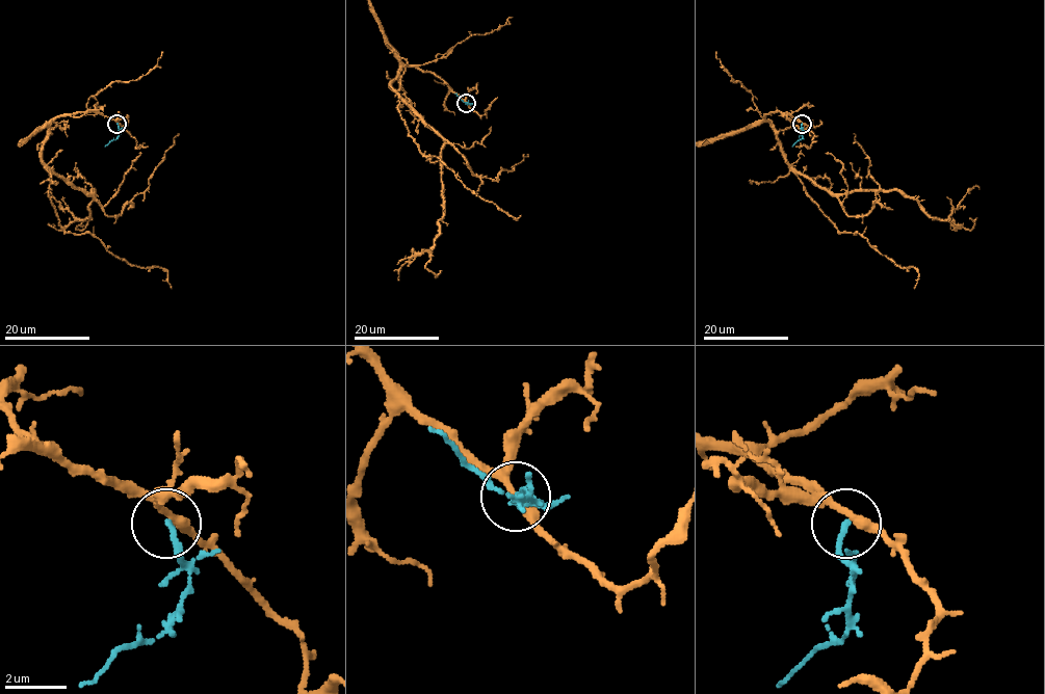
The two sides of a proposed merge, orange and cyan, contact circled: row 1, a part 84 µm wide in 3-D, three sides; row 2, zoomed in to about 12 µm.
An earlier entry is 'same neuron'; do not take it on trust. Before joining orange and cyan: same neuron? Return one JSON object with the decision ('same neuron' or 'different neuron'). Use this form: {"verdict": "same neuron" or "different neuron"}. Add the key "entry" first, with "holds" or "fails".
{"entry": "fails", "verdict": "different neuron"}

